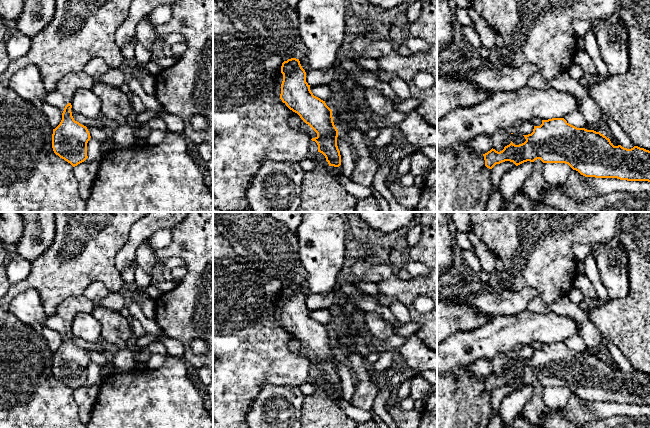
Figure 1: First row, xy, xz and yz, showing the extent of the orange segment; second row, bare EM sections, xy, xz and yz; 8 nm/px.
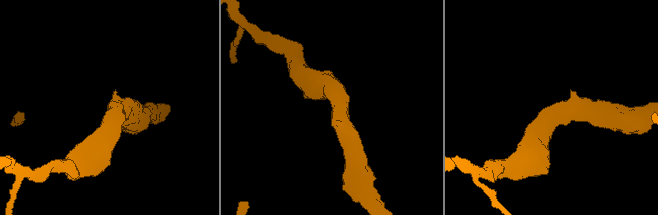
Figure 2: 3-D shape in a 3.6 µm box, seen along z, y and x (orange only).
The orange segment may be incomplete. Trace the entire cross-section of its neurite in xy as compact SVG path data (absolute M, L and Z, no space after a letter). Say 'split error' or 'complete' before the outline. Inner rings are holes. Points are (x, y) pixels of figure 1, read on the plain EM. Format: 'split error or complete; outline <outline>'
split error; outline M121 292L109 293L106 298L95 304L83 295L70 297L64 300L58 307L57 311L48 316L44 326L57 331L62 337L62 344L60 348L53 353L52 358L52 372L56 379L70 387L73 391L84 386L87 380L87 367L91 360L86 350L75 345L72 340L72 322L77 313L92 313L96 306L103 306L108 309L120 312L125 307L125 300Z

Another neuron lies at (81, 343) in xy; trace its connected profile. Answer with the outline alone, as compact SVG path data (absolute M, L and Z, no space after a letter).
M72 333L72 340L75 345L79 346L80 348L86 351L99 351L99 352L109 351L107 345L101 343L95 343L95 344L88 343L83 339L77 338L73 333Z

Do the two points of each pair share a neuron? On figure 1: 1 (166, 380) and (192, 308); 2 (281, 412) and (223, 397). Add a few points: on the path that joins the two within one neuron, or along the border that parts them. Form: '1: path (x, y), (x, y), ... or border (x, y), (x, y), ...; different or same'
1: border (181, 358), (191, 370); different
2: border (265, 385), (245, 417); different

